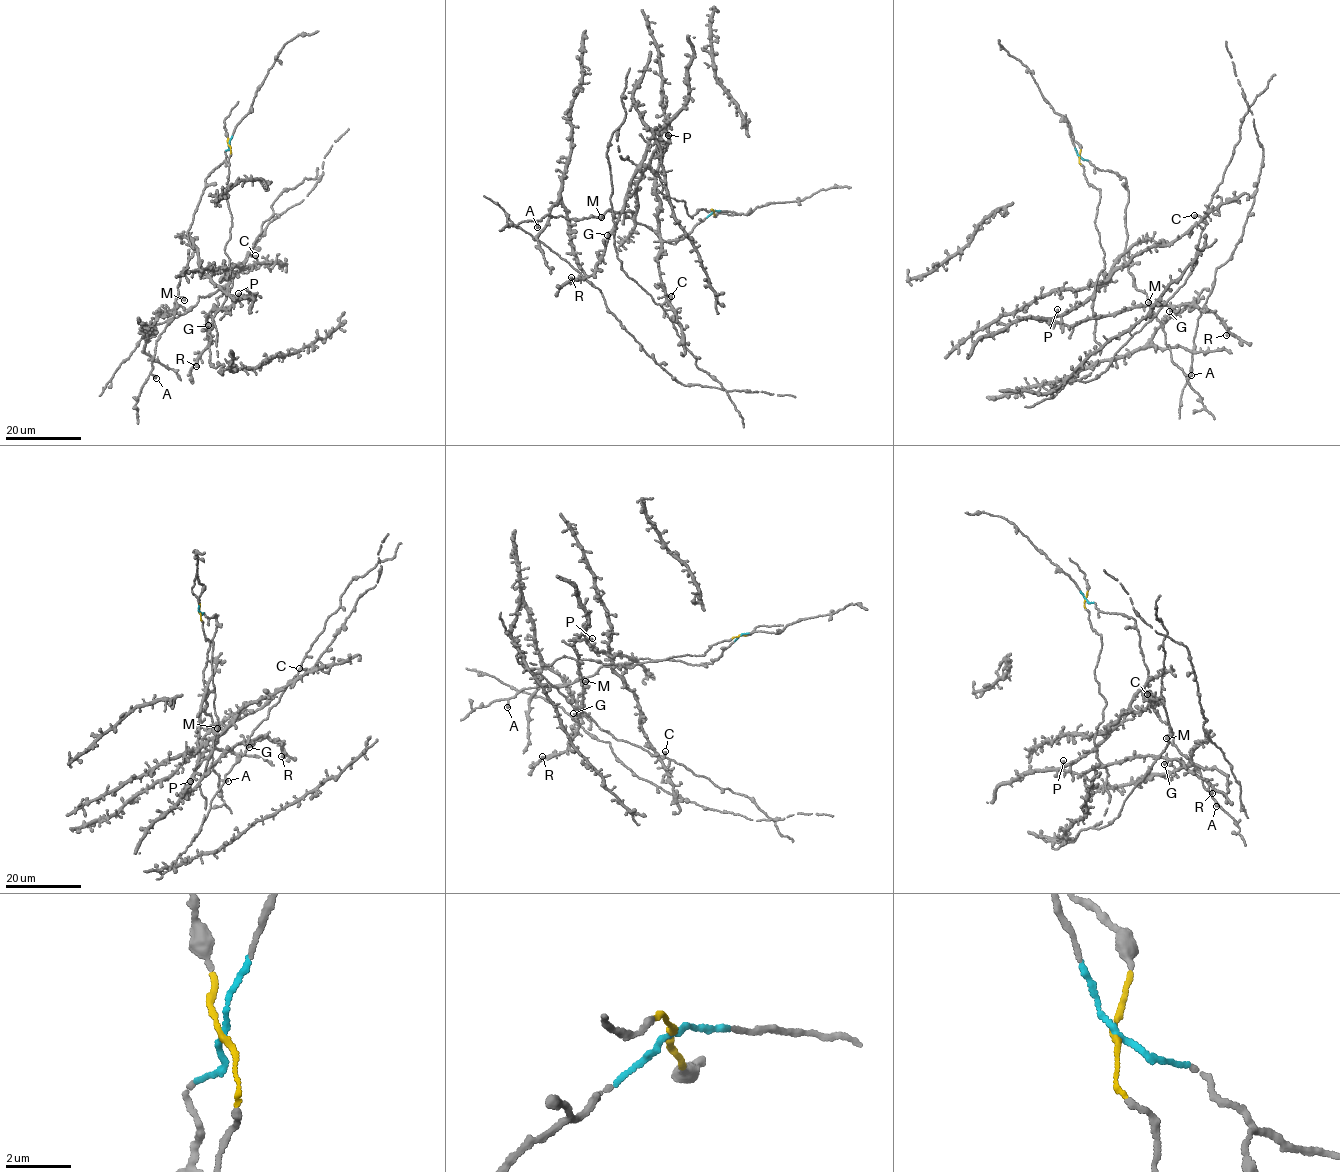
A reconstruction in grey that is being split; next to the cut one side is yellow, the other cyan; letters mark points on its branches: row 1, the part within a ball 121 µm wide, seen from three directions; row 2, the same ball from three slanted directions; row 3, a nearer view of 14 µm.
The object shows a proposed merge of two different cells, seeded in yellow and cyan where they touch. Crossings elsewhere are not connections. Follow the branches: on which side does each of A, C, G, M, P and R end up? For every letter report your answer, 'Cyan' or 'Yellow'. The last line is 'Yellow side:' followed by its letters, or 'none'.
A: Cyan
C: Yellow
G: Yellow
M: Cyan
P: Yellow
R: Yellow
Yellow side: C, G, P, R

